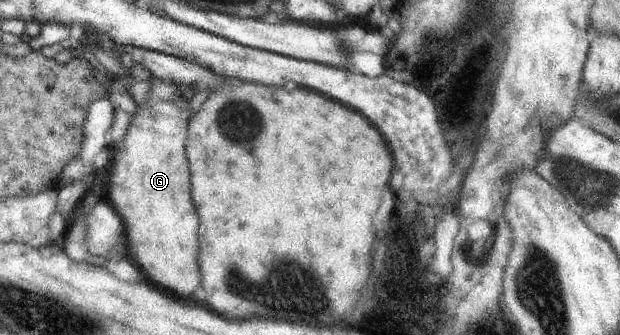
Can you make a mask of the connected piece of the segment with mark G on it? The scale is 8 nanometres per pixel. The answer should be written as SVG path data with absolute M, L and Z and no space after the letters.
M151 77L148 80L148 91L146 98L143 102L136 105L135 110L132 112L131 120L126 128L124 137L119 142L113 142L108 147L109 153L113 161L109 163L108 167L111 173L109 173L109 185L107 185L107 194L104 199L108 205L117 213L117 216L121 219L124 228L125 245L133 253L135 261L137 261L138 269L143 271L149 278L152 285L156 288L160 288L162 291L167 292L173 297L181 295L179 299L187 302L189 295L195 295L193 299L197 301L197 292L200 286L198 275L198 251L197 245L195 245L195 233L197 233L197 217L195 217L195 209L191 205L191 199L189 199L189 181L187 181L187 161L183 157L183 143L186 141L186 128L190 119L190 109L188 108L188 101L183 99L180 95L179 85Z

